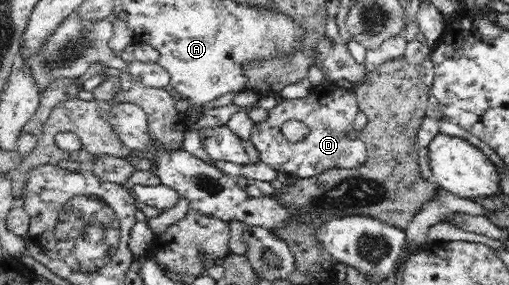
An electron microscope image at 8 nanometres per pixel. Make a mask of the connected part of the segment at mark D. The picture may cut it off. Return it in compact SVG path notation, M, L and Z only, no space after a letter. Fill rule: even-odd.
M322 82L312 88L306 98L280 101L269 111L264 122L254 124L251 141L266 165L299 179L310 179L334 168L354 169L367 158L365 142L355 136L352 128L358 112L359 105L352 90L339 87L336 83ZM288 120L303 122L308 127L308 134L298 142L288 141L281 129Z

